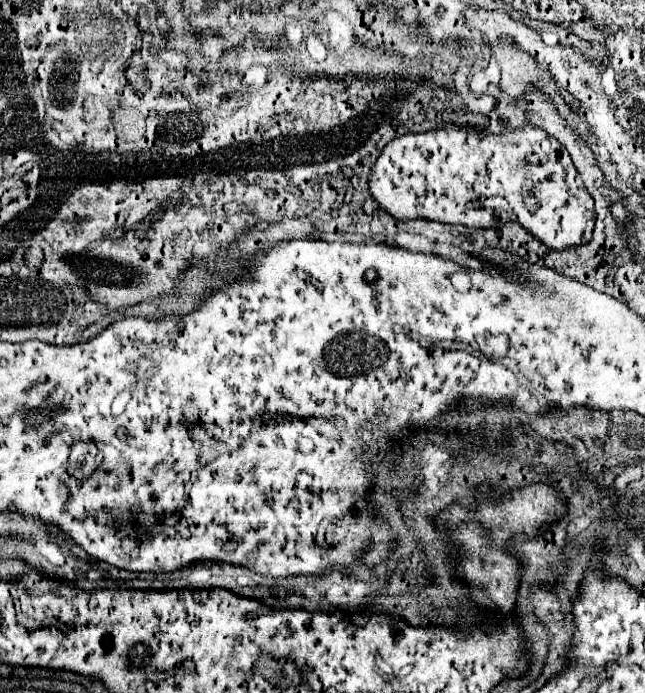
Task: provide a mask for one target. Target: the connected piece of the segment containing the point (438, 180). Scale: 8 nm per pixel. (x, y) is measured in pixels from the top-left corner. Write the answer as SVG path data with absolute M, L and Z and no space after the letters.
M445 124L445 126L439 126L435 130L419 132L419 134L407 132L403 136L393 138L383 148L381 156L377 158L377 162L371 168L371 174L369 174L367 182L369 182L369 192L375 198L377 206L381 210L385 210L387 214L391 214L399 222L409 222L409 220L423 218L423 220L431 220L431 222L443 222L443 224L461 224L461 226L475 228L475 230L477 228L499 228L505 222L519 222L531 236L535 236L549 250L565 250L565 248L571 248L571 246L581 246L581 244L587 244L591 240L591 236L593 236L593 224L595 224L593 198L585 190L583 184L579 186L579 182L577 182L577 168L575 168L569 152L565 150L565 146L557 138L549 136L539 126L525 124L525 126L521 126L521 128L513 130L513 132L505 132L505 134L493 134L493 132L487 132L485 128L479 128L479 126L457 126L457 124Z

